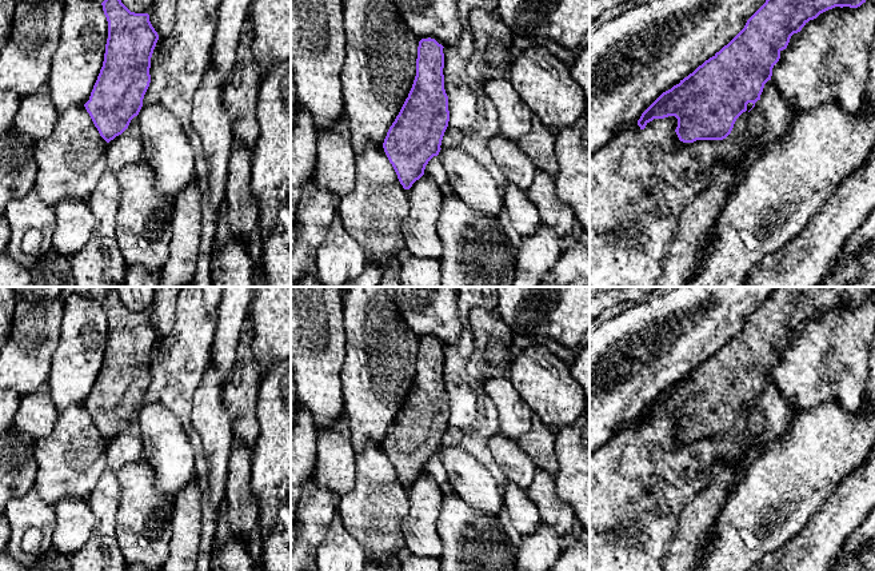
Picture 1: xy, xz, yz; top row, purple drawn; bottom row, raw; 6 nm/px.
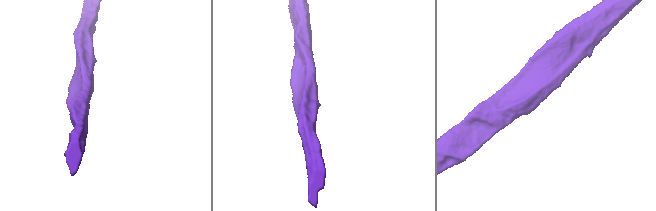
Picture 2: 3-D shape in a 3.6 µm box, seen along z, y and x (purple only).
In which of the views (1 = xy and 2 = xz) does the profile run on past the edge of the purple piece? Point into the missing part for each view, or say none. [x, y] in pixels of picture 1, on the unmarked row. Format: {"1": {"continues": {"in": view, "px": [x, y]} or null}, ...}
{"1": {"continues": null}, "2": {"continues": null}}

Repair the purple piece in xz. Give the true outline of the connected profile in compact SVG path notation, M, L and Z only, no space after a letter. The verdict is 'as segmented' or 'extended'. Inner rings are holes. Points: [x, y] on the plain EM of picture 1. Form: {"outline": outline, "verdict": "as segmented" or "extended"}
{"outline": "M431 336L419 340L412 387L383 442L404 488L409 488L424 474L428 460L439 454L448 426L443 347Z", "verdict": "as segmented"}

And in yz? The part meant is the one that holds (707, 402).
{"outline": "M776 287L770 296L766 299L766 302L747 319L744 327L727 343L724 344L719 351L716 351L712 356L706 359L702 364L699 364L692 372L690 372L687 376L680 379L679 383L674 384L671 388L663 391L640 415L638 419L638 424L640 428L644 428L646 424L652 420L654 418L664 418L668 415L675 415L678 418L678 426L675 428L678 436L683 442L694 442L696 439L723 439L726 438L736 420L736 418L747 410L747 403L752 402L752 407L755 406L755 402L760 399L760 394L763 391L764 383L771 379L772 375L772 367L780 358L780 351L787 347L790 338L794 332L798 332L802 330L802 327L810 320L816 318L820 312L832 308L835 306L850 306L850 307L858 307L866 299L868 298L868 294L874 291L875 287Z", "verdict": "as segmented"}

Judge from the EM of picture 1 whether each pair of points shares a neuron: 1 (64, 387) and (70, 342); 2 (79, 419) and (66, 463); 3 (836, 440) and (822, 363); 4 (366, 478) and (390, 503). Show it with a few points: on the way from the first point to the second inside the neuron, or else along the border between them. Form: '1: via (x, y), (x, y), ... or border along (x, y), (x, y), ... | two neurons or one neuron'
1: via (66, 376), (66, 358), (68, 352) | one neuron
2: via (75, 430), (75, 452) | one neuron
3: border along (859, 406), (846, 411), (823, 402), (799, 412) | two neurons
4: via (372, 484), (383, 496) | one neuron

